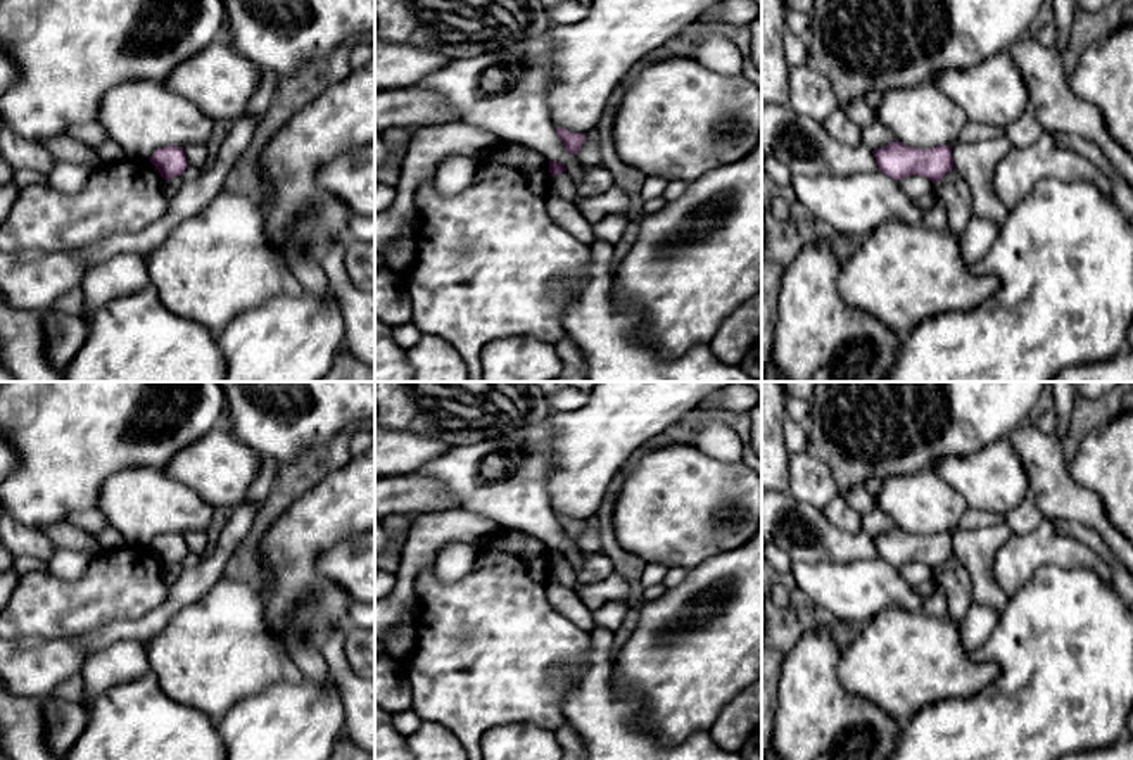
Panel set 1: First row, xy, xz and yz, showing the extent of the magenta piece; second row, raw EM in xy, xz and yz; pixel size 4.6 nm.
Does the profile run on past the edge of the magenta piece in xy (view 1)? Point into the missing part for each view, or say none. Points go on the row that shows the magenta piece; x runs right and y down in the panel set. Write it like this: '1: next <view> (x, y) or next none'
1: next none

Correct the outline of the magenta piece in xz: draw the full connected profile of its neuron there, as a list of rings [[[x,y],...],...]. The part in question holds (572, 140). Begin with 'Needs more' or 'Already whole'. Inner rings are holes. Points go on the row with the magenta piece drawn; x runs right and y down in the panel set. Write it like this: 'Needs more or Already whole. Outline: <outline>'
Already whole. Outline: [[[556,128],[560,140],[563,142],[565,149],[570,154],[579,154],[584,140],[585,140],[585,133],[575,133],[575,131],[568,131],[565,128]]]

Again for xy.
Already whole. Outline: [[[176,145],[157,149],[149,159],[164,180],[181,176],[188,166],[183,147]]]

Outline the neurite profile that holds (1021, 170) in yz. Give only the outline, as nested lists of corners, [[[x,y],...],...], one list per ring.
[[[1043,133],[1026,149],[1012,147],[995,168],[993,188],[1002,204],[1012,211],[1047,178],[1090,181],[1112,199],[1109,178],[1088,159],[1057,145],[1050,133]]]

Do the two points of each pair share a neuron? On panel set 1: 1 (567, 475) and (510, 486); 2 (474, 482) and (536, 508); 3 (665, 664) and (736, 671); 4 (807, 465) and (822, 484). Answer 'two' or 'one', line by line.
1: two
2: one
3: one
4: one

